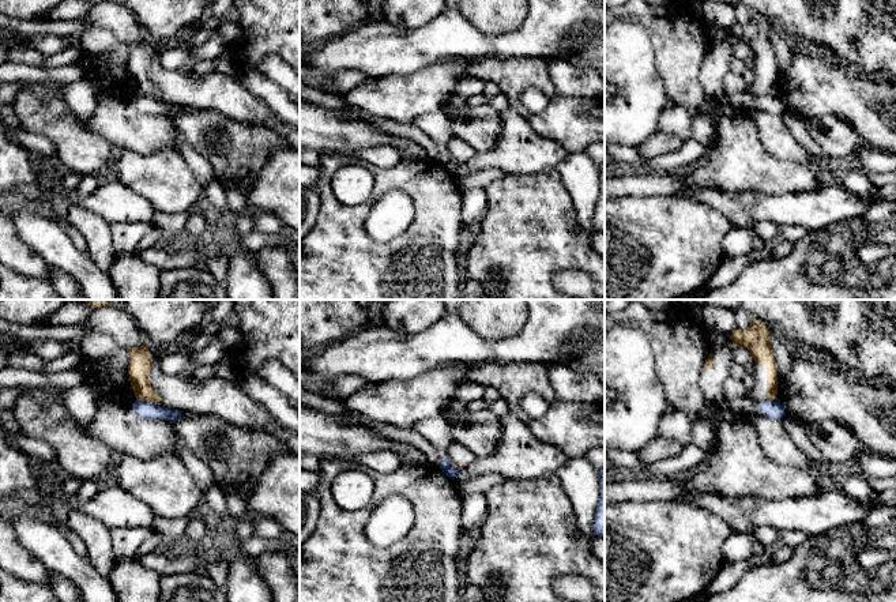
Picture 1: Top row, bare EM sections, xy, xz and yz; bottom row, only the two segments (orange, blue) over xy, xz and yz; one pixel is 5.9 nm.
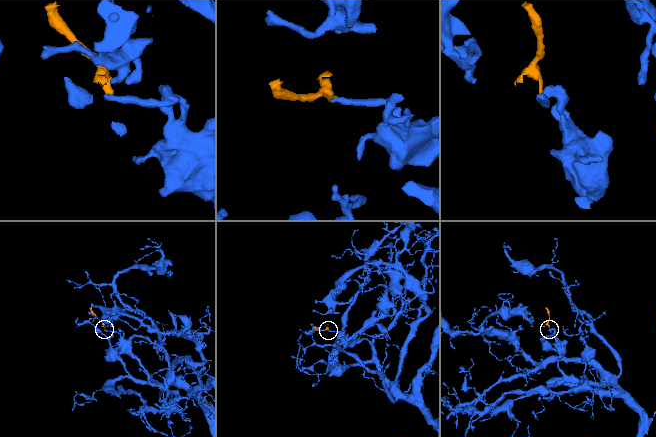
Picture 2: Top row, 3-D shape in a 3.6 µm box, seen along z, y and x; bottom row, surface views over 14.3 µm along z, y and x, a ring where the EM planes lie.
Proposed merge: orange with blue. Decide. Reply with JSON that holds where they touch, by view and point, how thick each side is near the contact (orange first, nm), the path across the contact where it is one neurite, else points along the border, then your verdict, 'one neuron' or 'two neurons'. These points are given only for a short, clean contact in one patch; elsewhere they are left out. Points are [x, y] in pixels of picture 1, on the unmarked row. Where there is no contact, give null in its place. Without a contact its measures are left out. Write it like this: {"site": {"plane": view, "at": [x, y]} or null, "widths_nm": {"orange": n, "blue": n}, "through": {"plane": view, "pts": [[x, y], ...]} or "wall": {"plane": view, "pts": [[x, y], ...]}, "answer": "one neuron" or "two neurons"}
{"site": {"plane": "xy", "at": [146, 96]}, "widths_nm": {"orange": 130, "blue": 110}, "wall": {"plane": "xy", "pts": [[136, 94], [155, 98]]}, "answer": "two neurons"}

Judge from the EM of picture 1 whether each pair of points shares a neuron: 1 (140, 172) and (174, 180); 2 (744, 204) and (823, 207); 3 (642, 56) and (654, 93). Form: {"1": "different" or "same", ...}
{"1": "same", "2": "same", "3": "same"}

